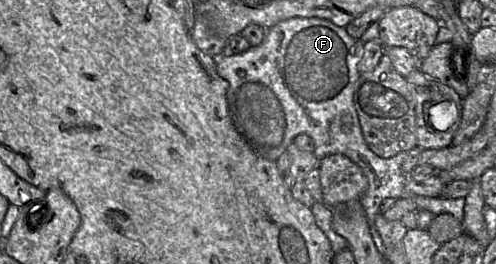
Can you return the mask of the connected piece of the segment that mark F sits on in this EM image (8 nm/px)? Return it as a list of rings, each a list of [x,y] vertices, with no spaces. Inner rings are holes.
[[[293,17],[278,22],[273,27],[267,28],[264,39],[257,46],[251,46],[246,51],[240,54],[232,54],[230,56],[224,56],[217,58],[216,70],[220,77],[225,79],[229,83],[229,88],[226,93],[226,99],[228,103],[229,115],[231,122],[236,129],[237,133],[241,136],[247,146],[254,151],[257,155],[271,160],[276,161],[279,156],[286,151],[287,147],[293,142],[294,138],[299,134],[306,134],[310,136],[314,142],[313,153],[317,157],[318,161],[331,154],[342,154],[356,163],[362,170],[363,174],[367,178],[368,185],[360,197],[360,202],[365,210],[367,223],[371,235],[378,235],[378,231],[375,227],[375,217],[380,212],[380,203],[385,198],[413,198],[416,202],[417,211],[428,210],[435,216],[441,213],[450,213],[458,221],[462,222],[464,219],[464,207],[465,198],[443,198],[443,197],[427,197],[421,195],[414,195],[406,188],[406,180],[409,174],[405,174],[401,169],[402,162],[407,158],[408,152],[400,152],[397,155],[390,158],[381,158],[377,156],[373,151],[370,150],[362,134],[360,123],[358,120],[357,112],[353,103],[353,95],[355,90],[355,84],[359,78],[358,63],[363,54],[363,44],[360,39],[355,39],[350,36],[344,27],[339,27],[332,23],[330,20],[321,19],[316,17]]]

